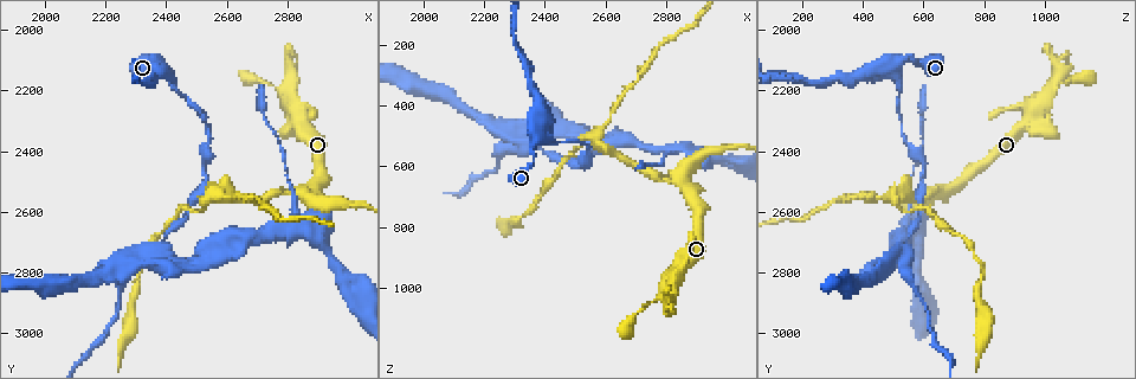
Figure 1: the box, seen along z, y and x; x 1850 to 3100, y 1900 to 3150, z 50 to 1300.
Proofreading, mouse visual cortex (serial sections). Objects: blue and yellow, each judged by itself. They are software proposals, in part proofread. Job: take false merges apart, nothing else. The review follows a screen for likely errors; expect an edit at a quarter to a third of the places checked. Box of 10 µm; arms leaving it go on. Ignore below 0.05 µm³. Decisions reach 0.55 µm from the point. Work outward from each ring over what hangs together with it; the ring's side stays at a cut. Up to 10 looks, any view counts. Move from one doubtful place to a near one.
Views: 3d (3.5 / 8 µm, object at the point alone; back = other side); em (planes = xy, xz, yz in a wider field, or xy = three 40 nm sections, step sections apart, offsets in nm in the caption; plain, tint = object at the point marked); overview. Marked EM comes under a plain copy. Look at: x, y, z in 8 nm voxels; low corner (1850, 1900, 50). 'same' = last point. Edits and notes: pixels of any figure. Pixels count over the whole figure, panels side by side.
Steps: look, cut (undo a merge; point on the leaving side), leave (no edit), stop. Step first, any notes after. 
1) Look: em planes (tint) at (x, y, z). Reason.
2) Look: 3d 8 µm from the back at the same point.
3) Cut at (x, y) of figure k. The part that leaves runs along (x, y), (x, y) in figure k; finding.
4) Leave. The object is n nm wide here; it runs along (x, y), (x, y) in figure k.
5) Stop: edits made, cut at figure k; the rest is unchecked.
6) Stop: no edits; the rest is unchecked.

Look: 3d 3.5 µm from the back at (2380, 2120, 510). Narrows sharply.

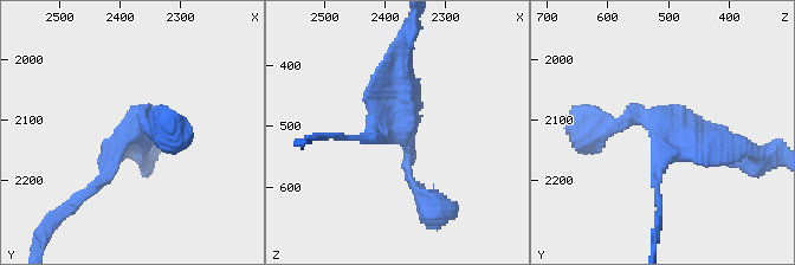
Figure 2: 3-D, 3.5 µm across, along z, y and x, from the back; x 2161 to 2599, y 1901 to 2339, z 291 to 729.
Look: em xy step 3 (tint) at (2385, 2115, 505). Shape alone is not enough.

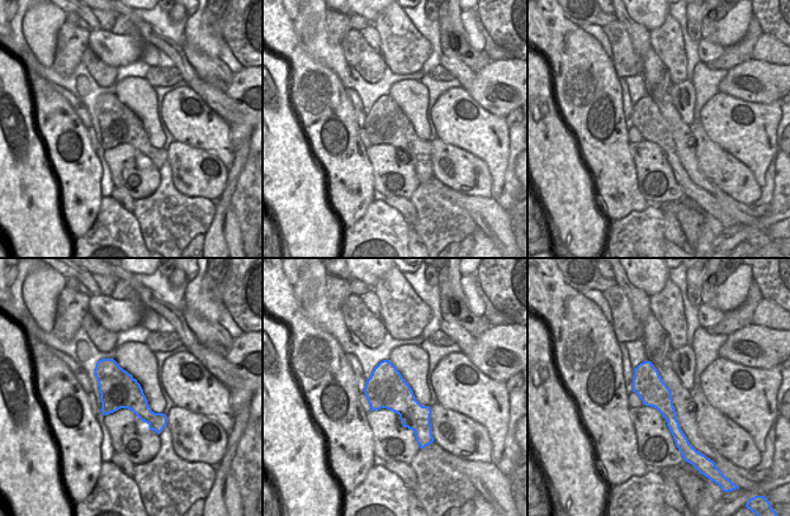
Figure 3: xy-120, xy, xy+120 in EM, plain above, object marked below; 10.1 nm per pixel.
Leave. The arms are 150, 150, 300 nm wide; it runs along (156, 124), (142, 117), (84, 189) in figure 2; all the same cell.

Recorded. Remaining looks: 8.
Look: 3d 8 µm at (2560, 2530, 510). Sharp bend.

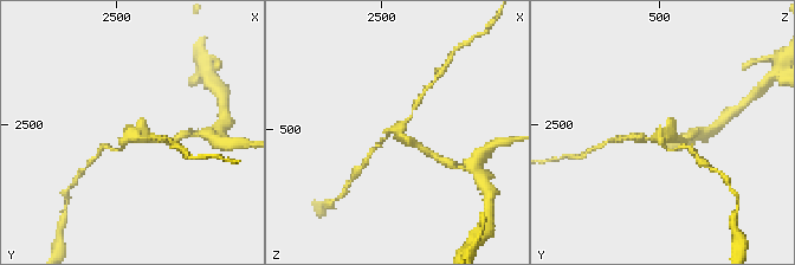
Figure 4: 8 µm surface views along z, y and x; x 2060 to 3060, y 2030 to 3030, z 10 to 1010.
Look: em xy step 3 (tint) at the same point. 3 arms meet here; the arms are 100, 150, 200 nm wide.

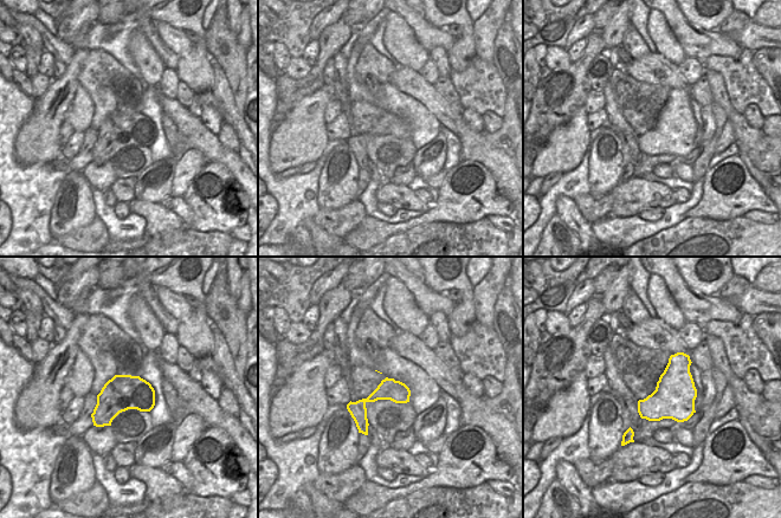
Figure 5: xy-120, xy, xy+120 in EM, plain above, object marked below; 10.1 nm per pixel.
Cut at (642, 139) of figure 4. A border runs along (398, 381), (399, 386), (387, 399) in figure 5; two cells meet here.

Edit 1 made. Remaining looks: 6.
Look: overview. Redraw.

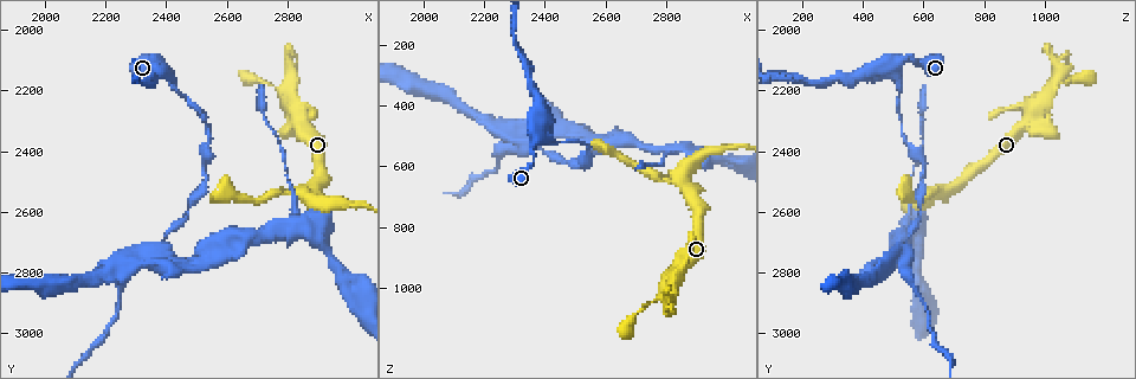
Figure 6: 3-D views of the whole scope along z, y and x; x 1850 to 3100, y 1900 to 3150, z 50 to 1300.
Look: 3d 3.5 µm at (2360, 2730, 520). Thin neck.

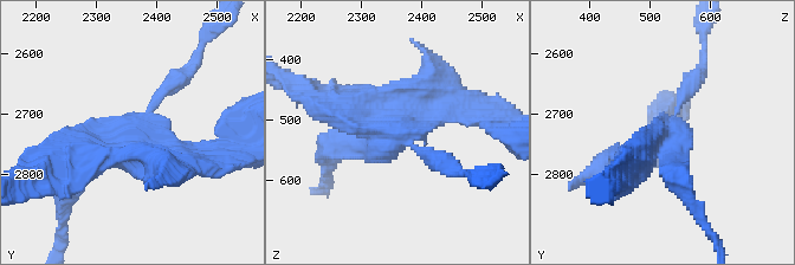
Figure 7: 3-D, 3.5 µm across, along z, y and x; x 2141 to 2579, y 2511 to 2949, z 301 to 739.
Look: em xy step 2 (tint) at (2365, 2730, 520).

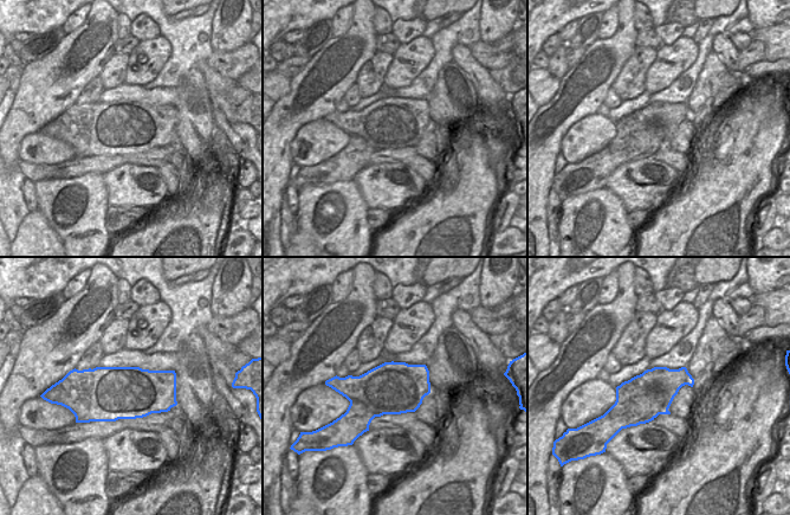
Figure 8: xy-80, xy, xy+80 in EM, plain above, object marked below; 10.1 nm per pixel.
Leave. Continuous, no second cell.

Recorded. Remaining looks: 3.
Look: 3d 8 µm at (2870, 2660, 540). Sharp bend.

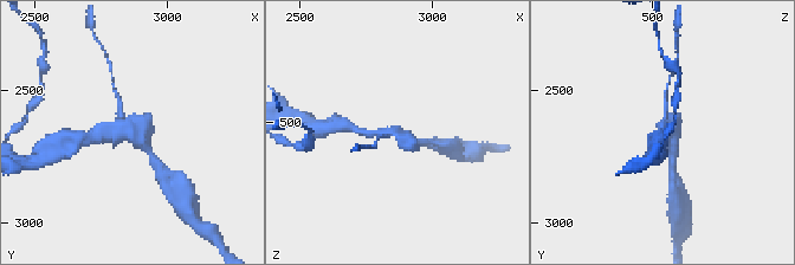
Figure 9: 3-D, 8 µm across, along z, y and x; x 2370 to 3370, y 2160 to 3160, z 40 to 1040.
Look: 3d 3.5 µm at the same point. Closer look.

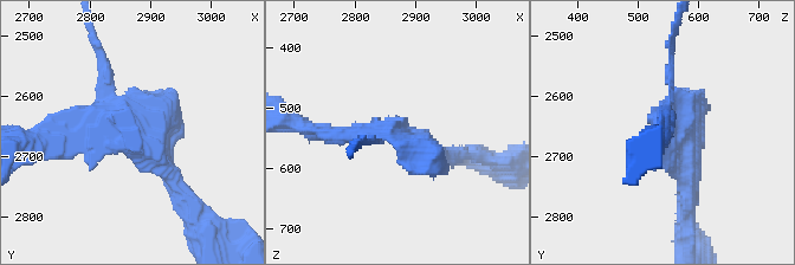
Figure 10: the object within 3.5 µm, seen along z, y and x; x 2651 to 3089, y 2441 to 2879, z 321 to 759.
Leave. It runs along (53, 131), (116, 121), (178, 186) in figure 10; continuous, no second cell.

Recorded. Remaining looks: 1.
Stop: edits made, cut at figure 4; the rest is unchecked.

